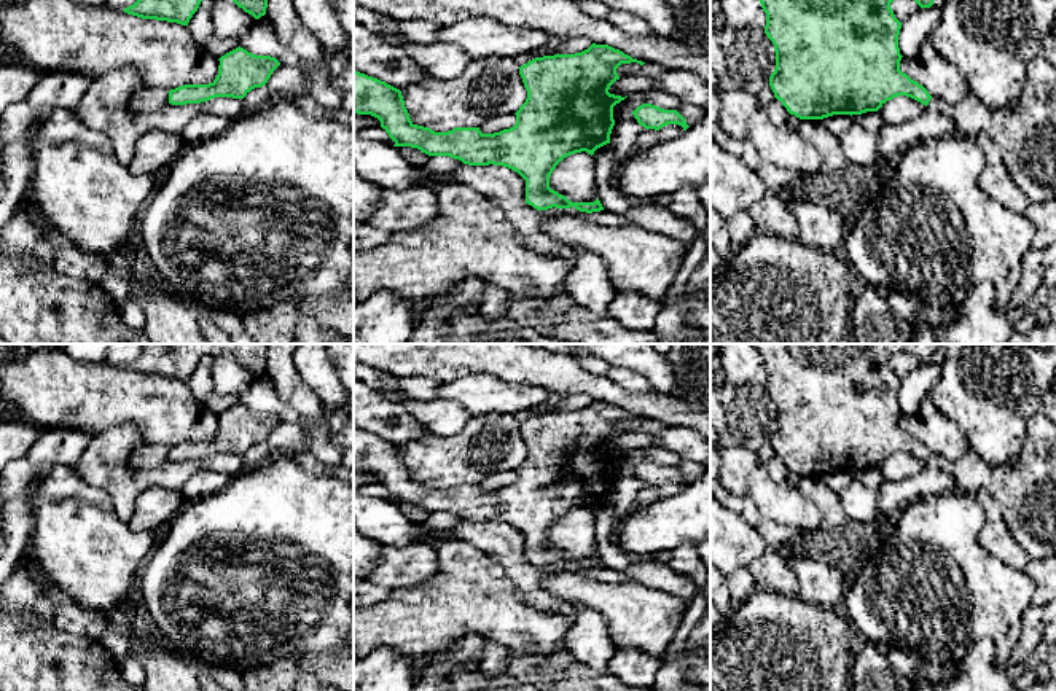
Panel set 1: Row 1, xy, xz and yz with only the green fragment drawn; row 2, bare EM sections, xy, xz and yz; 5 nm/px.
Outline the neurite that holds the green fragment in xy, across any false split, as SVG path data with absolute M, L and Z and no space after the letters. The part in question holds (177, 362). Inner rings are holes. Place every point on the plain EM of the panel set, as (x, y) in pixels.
M142 344L140 355L123 368L142 376L188 382L204 355L231 355L260 376L266 371L266 344Z

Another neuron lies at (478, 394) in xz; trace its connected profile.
M467 374L441 382L438 398L462 404L471 416L500 412L514 416L550 398L551 392L529 384L502 381L492 374Z

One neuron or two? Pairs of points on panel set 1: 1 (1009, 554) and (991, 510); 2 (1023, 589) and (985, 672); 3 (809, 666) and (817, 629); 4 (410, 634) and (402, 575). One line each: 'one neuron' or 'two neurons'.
1: one neuron
2: two neurons
3: one neuron
4: two neurons

